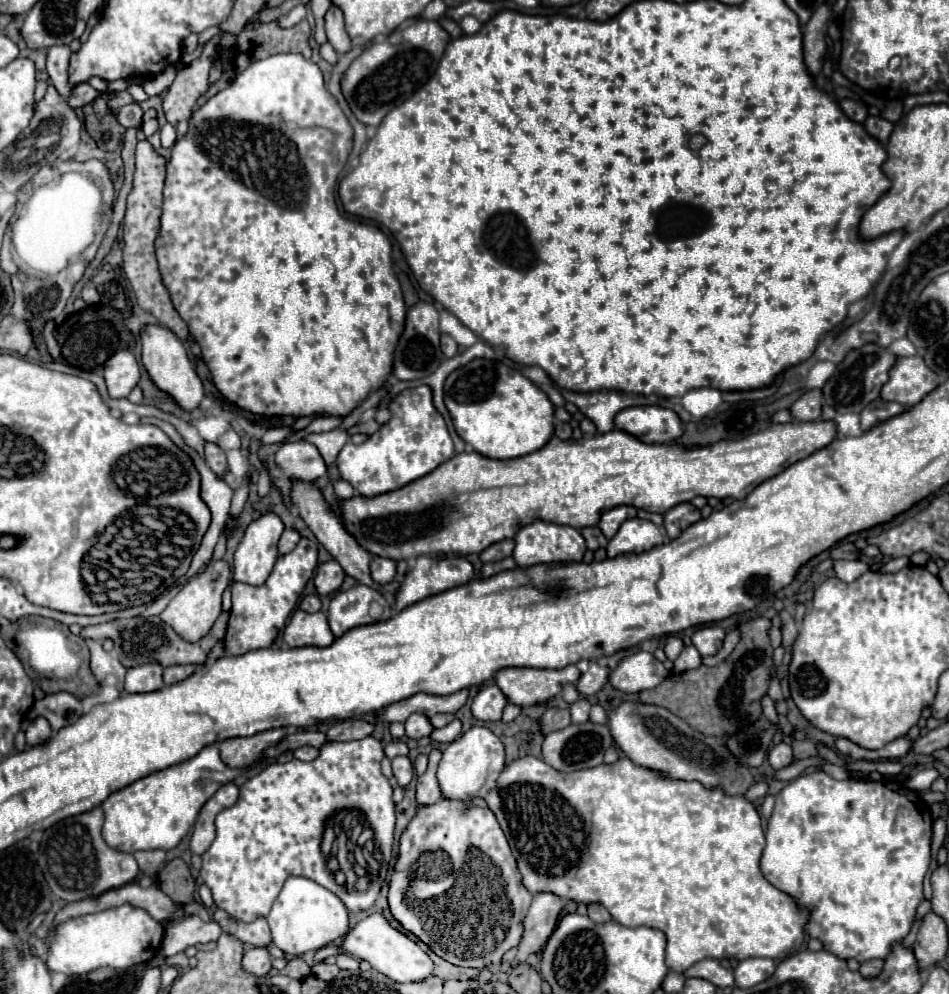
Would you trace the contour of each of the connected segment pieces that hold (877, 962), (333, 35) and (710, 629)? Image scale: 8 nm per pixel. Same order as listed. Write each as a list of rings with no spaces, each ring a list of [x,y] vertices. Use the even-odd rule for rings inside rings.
[[[872,959],[872,961],[862,963],[858,971],[860,971],[864,977],[876,977],[876,975],[882,971],[882,965],[884,965],[882,959]]]
[[[332,5],[330,11],[326,13],[326,35],[328,35],[328,43],[336,49],[336,53],[344,55],[352,49],[352,43],[350,43],[350,37],[344,29],[344,17],[342,17],[342,11]]]
[[[708,625],[708,627],[702,627],[702,629],[694,631],[692,643],[694,643],[694,647],[698,649],[700,655],[714,655],[722,647],[724,635],[726,633],[720,627]]]

